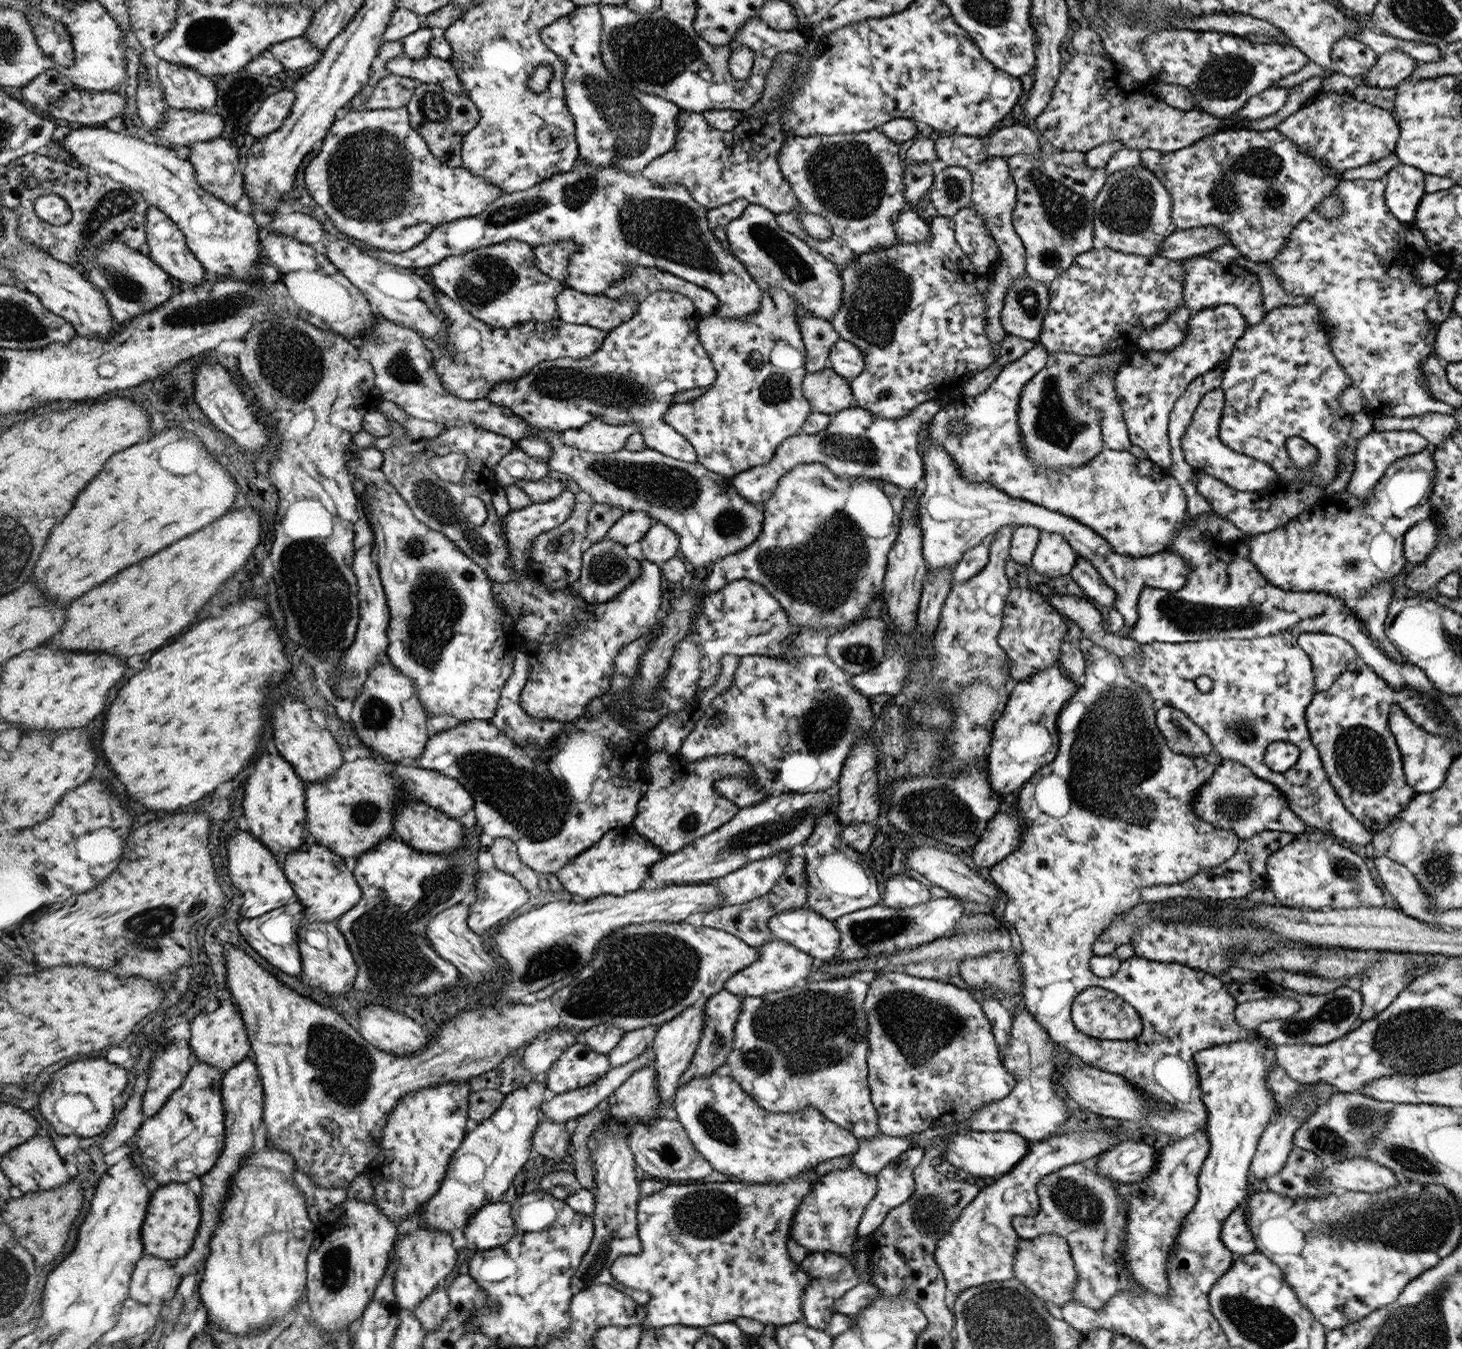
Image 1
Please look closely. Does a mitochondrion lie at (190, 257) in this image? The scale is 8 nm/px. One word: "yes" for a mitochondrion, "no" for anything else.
no

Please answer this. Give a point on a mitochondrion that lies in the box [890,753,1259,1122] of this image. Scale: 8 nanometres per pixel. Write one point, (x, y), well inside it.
(937, 808)

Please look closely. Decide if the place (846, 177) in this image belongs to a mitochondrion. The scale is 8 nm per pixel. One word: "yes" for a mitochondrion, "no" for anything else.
yes

